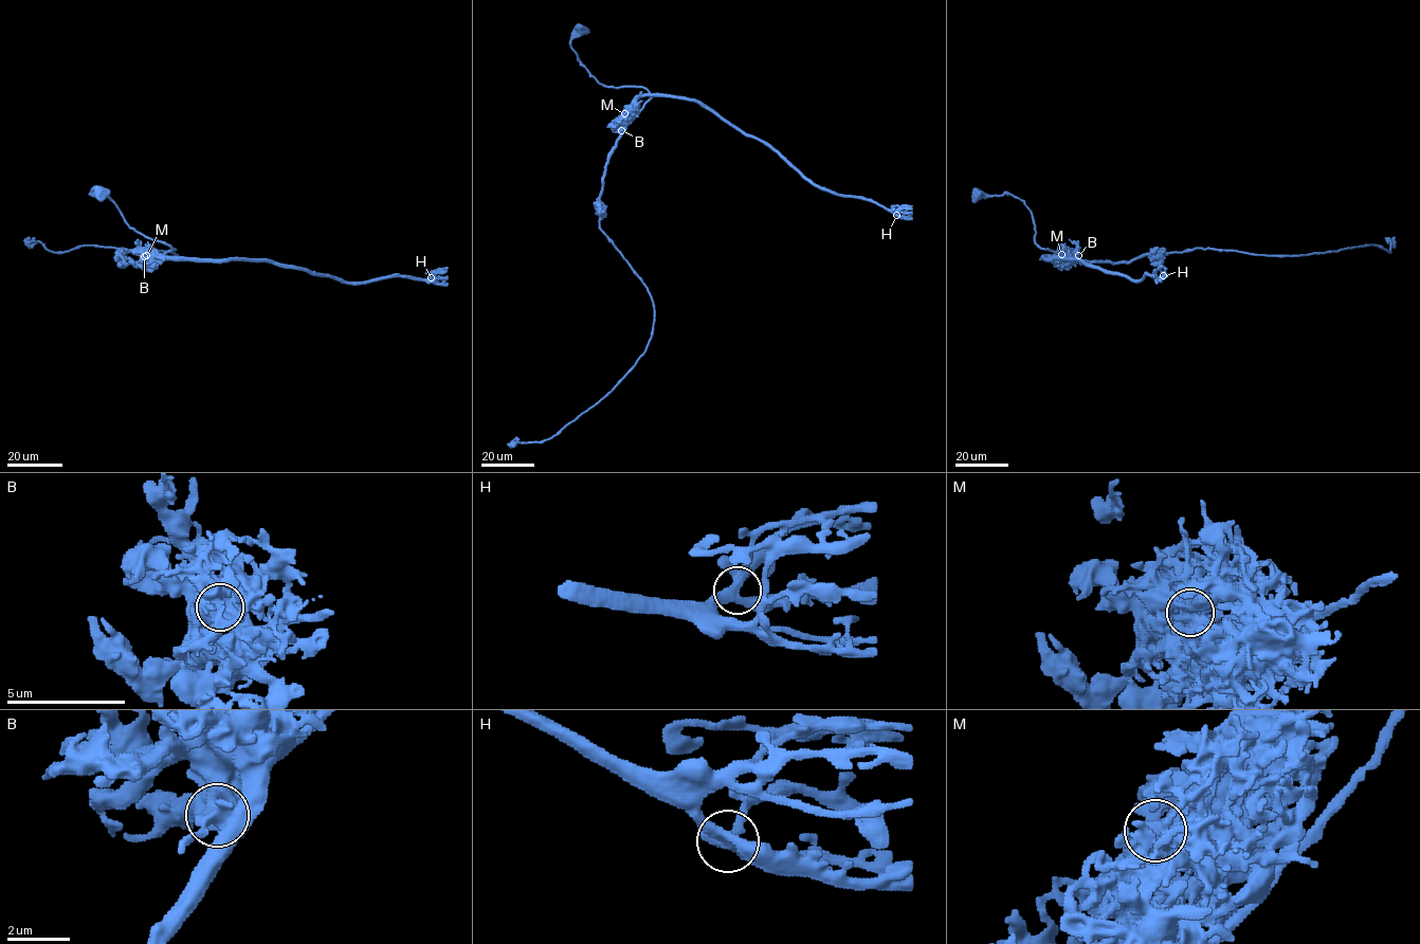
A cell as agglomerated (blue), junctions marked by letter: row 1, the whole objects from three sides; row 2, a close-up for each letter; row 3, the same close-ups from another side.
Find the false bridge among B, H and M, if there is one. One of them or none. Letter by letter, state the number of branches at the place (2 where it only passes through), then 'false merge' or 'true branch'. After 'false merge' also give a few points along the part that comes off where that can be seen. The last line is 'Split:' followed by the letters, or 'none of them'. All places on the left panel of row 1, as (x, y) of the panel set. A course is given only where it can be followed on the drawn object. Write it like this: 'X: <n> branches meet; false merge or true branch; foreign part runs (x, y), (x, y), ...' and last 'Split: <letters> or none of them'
B: 3 branches meet; true branch
H: 5 branches meet; true branch
M: 4 branches meet; false merge; foreign part runs (146, 255), (166, 258), (268, 259), (352, 283), (395, 276), (429, 278), (435, 271), (447, 267)
Split: M

